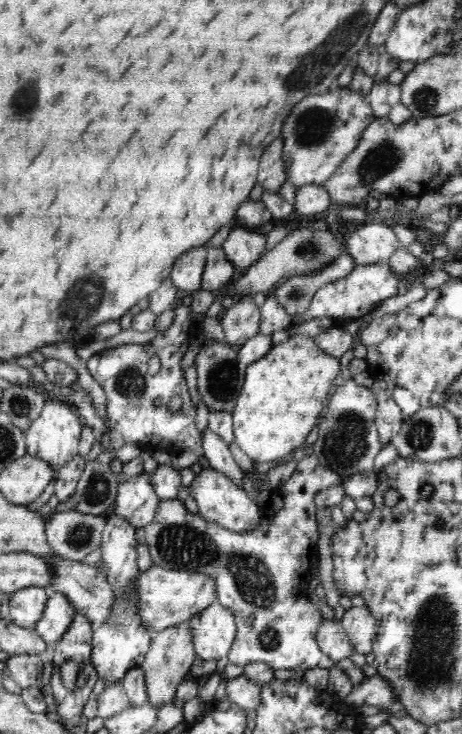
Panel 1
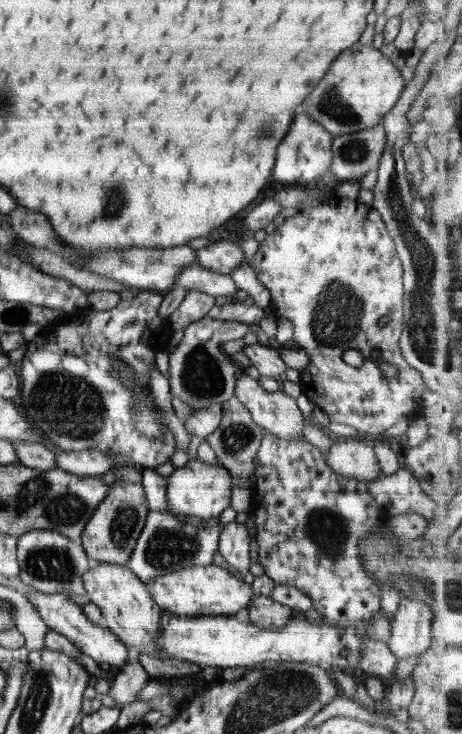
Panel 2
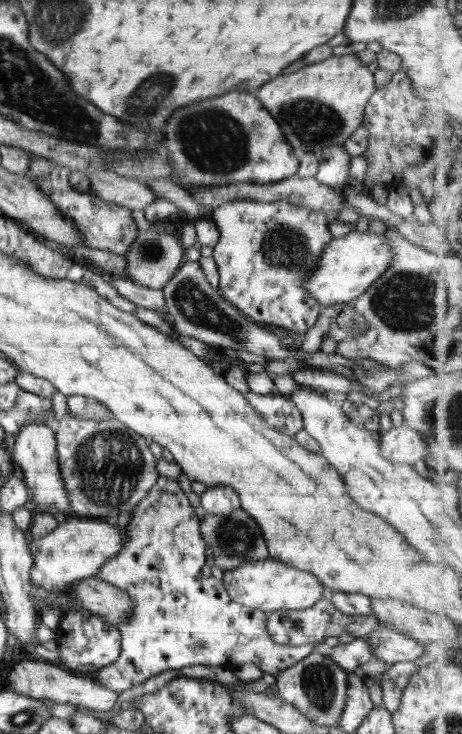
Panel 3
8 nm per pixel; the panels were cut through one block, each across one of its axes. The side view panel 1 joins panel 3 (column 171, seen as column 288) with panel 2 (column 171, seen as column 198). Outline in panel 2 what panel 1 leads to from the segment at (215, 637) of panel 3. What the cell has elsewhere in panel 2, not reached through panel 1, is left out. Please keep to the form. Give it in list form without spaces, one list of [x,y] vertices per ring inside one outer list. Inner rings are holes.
[[[148,510],[145,527],[141,531],[126,566],[144,584],[156,577],[184,570],[194,565],[212,565],[214,553],[218,551],[219,534],[224,526],[218,518],[208,519],[206,527],[197,528],[176,518],[170,512]]]

